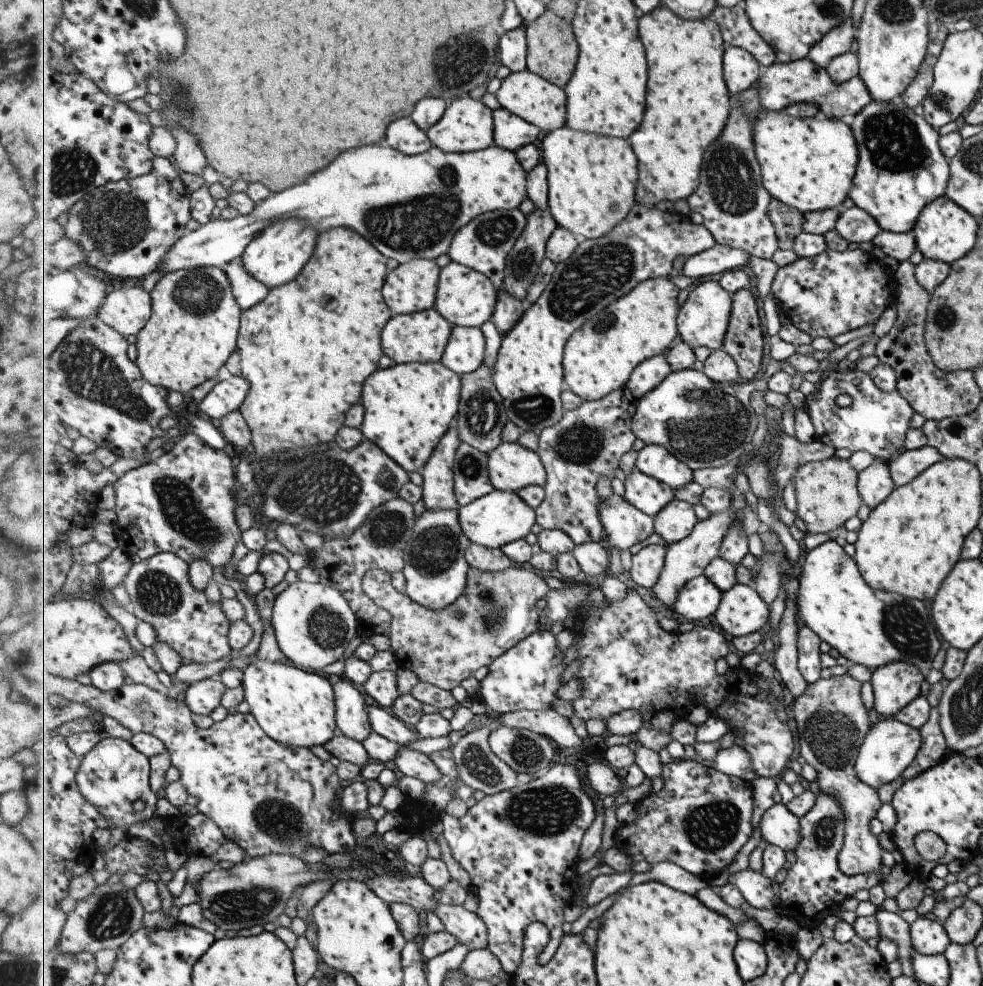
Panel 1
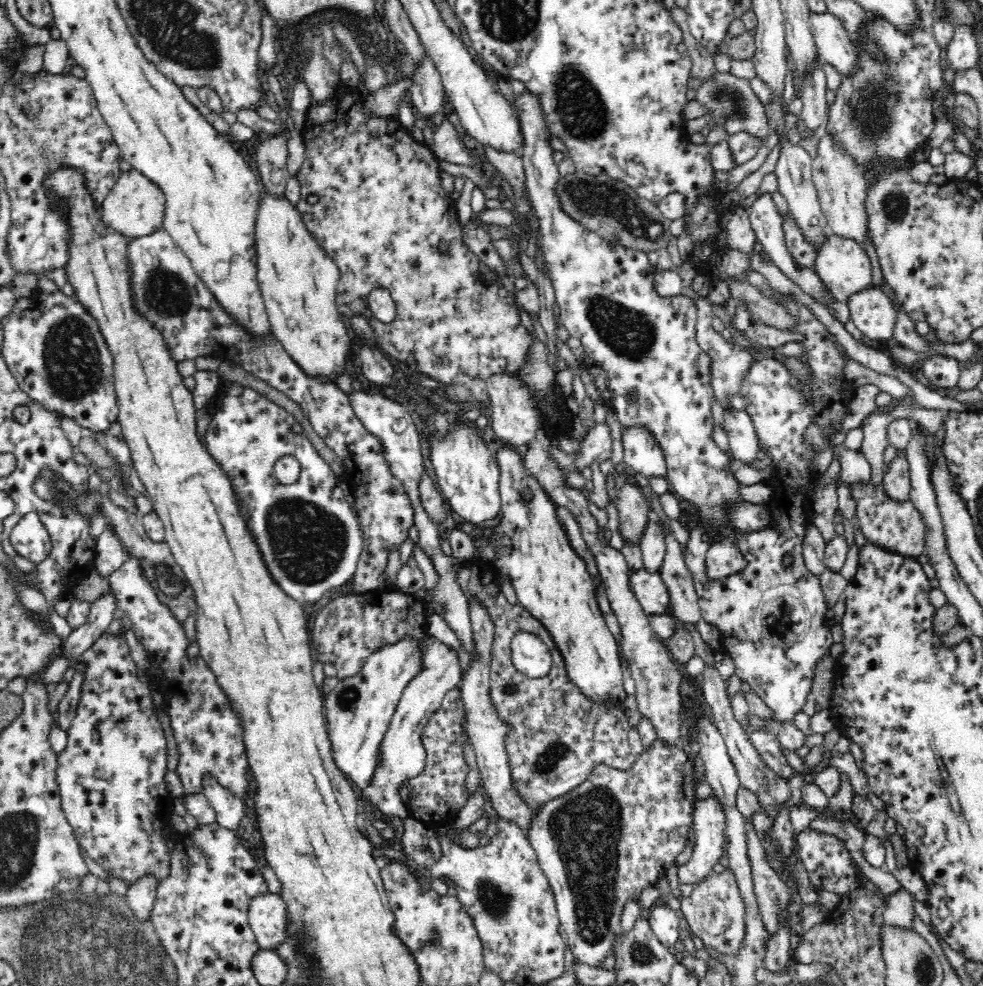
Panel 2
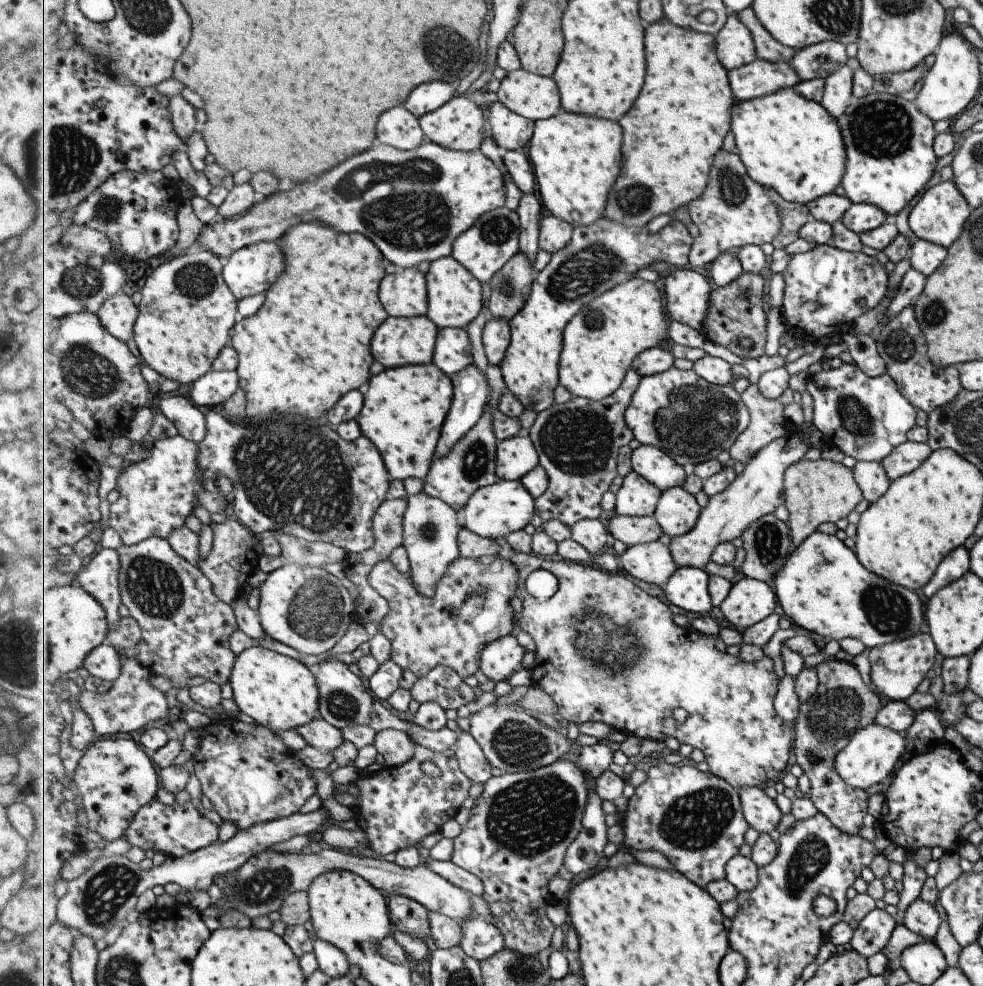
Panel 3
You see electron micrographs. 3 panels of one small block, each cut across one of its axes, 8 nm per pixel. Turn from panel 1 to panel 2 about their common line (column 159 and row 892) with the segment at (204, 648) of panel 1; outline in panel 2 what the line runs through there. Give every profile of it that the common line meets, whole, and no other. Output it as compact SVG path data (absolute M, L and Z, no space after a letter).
M657 737L652 740L652 744L642 751L642 754L634 760L630 769L616 769L611 765L604 764L601 761L593 765L592 772L588 779L584 780L577 788L568 792L568 795L560 796L555 800L546 801L544 805L538 805L538 808L532 812L526 828L525 836L536 854L537 862L543 873L549 880L551 889L555 894L555 904L558 910L558 917L565 932L565 941L567 942L575 960L583 962L593 967L600 967L606 959L610 950L613 938L621 932L621 913L623 905L628 898L636 898L642 894L644 888L656 885L659 879L665 877L666 871L675 864L676 857L679 856L687 846L689 840L689 830L692 827L692 814L694 811L696 781L695 766L693 761L681 747L671 746L666 740Z

